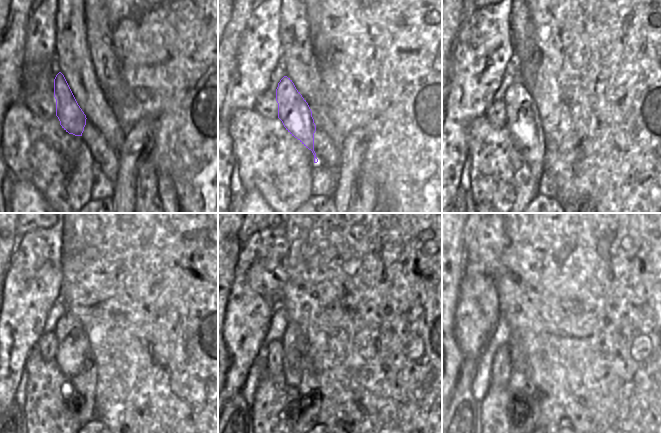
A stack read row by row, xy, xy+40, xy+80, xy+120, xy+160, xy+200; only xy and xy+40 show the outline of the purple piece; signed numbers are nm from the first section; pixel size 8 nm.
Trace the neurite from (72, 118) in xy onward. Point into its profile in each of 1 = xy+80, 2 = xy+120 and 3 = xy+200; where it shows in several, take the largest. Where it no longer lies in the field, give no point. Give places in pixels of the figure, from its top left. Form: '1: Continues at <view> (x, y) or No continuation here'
1: Continues at xy+80 (522, 120)
2: Continues at xy+120 (74, 356)
3: Continues at xy+200 (523, 392)

